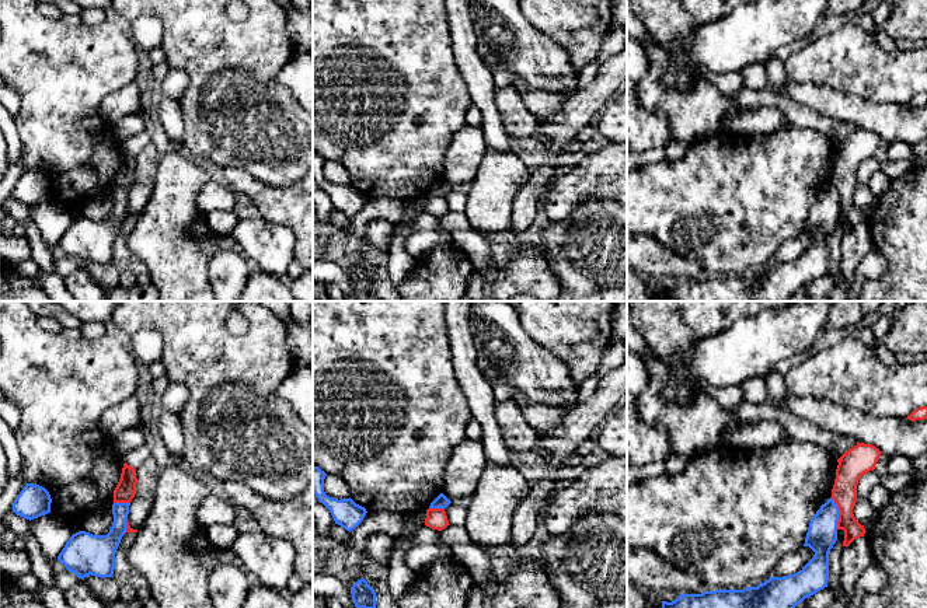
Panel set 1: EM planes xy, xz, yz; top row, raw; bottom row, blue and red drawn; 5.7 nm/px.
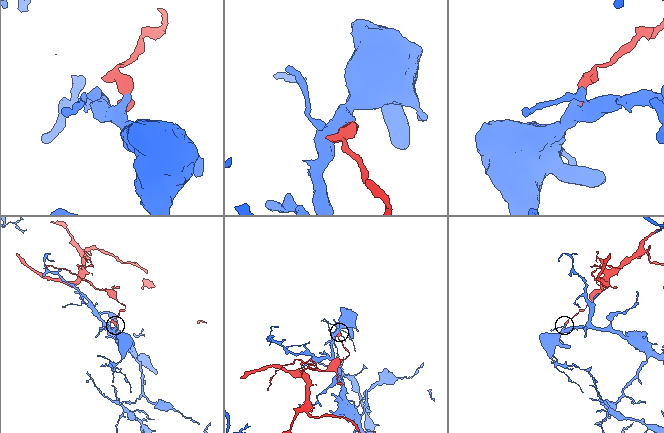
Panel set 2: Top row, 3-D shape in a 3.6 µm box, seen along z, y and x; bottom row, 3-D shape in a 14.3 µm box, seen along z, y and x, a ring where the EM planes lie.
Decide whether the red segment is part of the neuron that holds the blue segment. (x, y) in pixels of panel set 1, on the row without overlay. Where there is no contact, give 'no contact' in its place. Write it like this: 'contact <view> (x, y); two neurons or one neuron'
contact yz (839, 199); two neurons

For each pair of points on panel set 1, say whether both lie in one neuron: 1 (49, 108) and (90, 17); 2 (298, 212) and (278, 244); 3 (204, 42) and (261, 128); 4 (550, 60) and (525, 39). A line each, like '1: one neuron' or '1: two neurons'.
1: two neurons
2: two neurons
3: one neuron
4: one neuron

